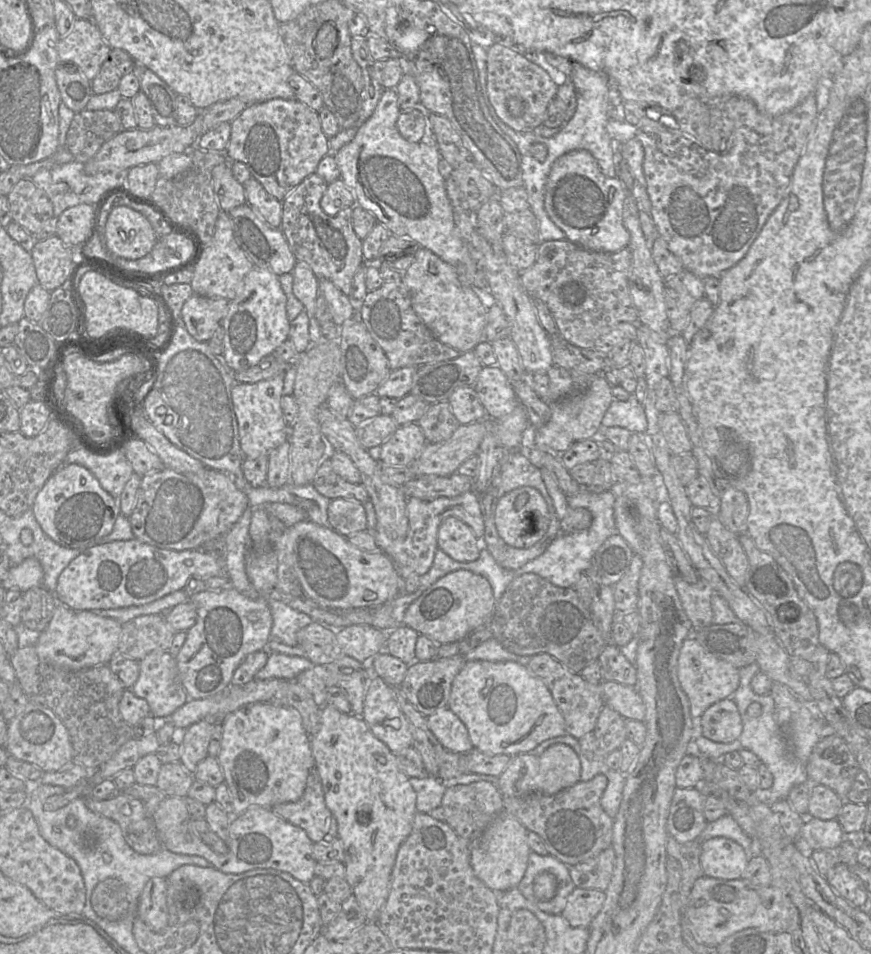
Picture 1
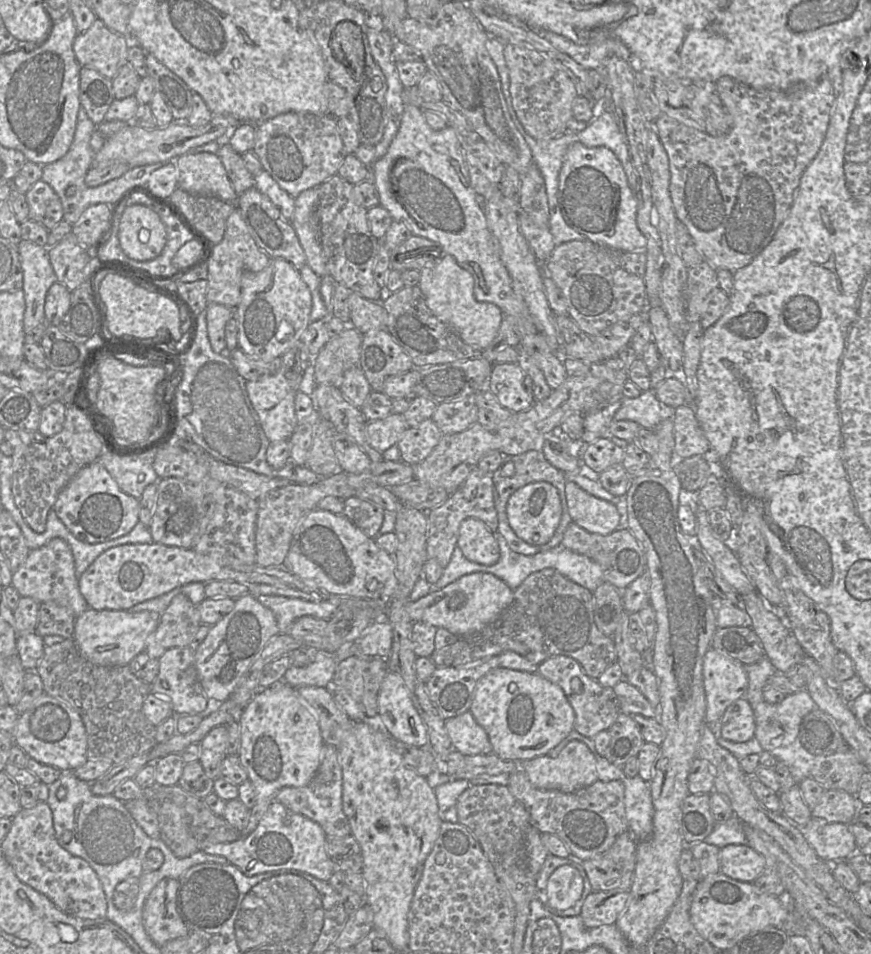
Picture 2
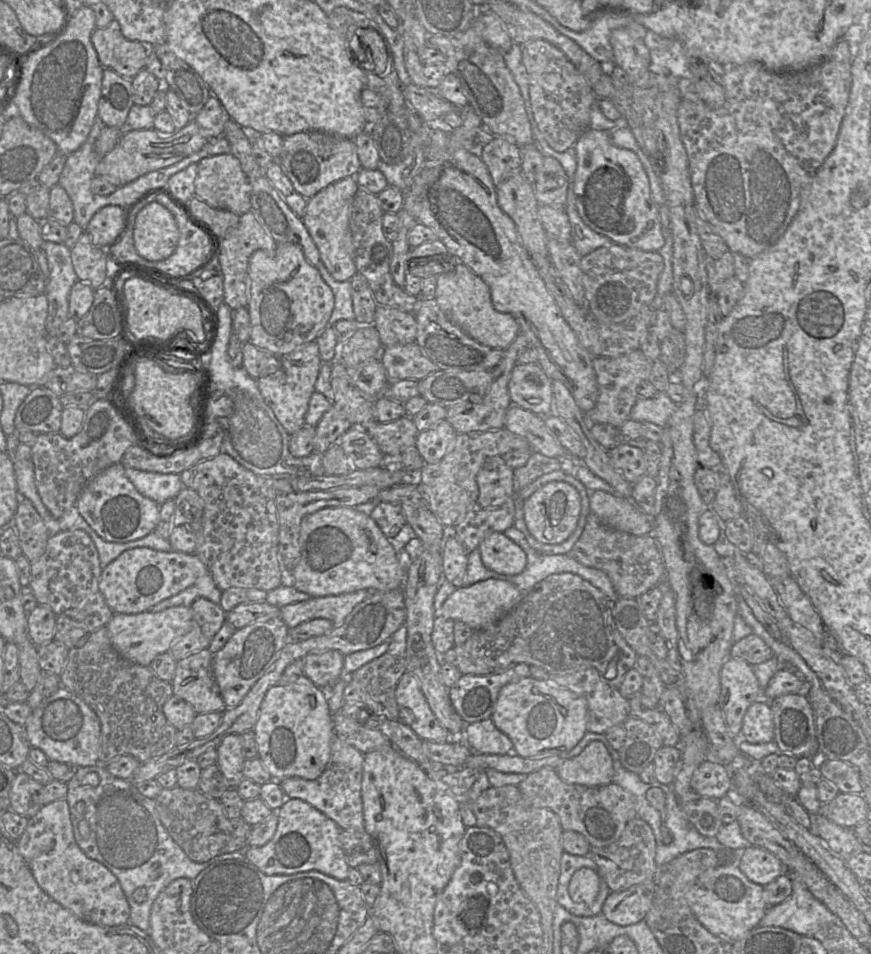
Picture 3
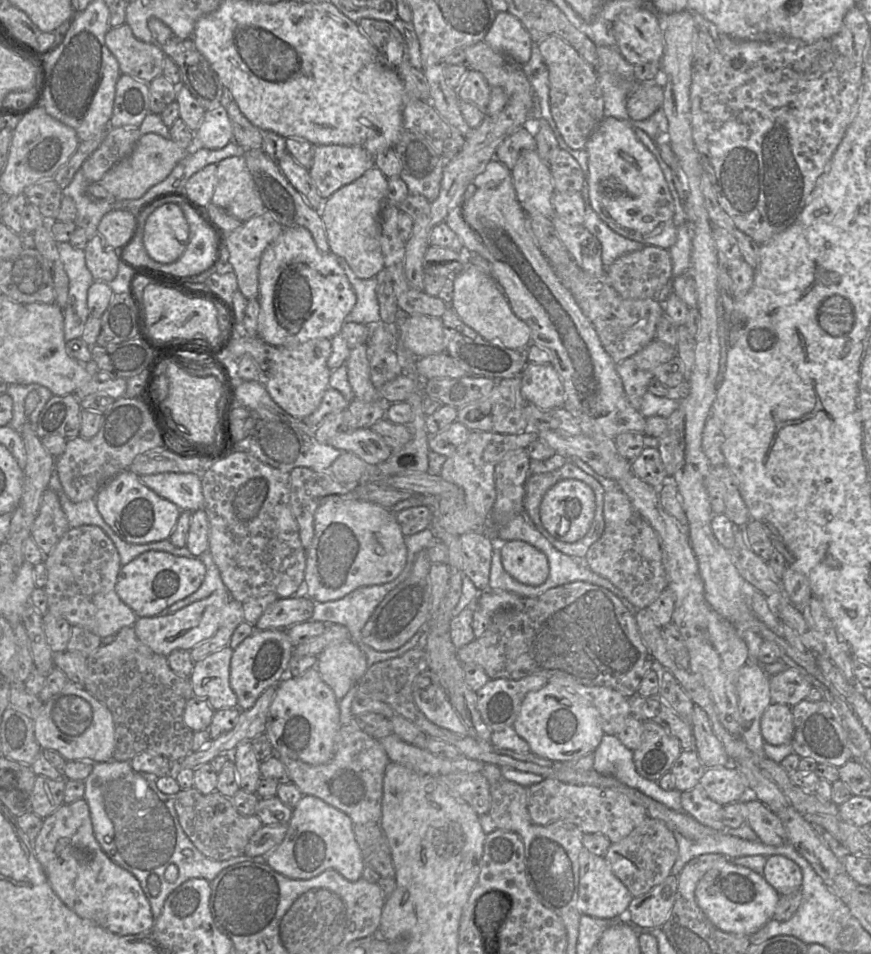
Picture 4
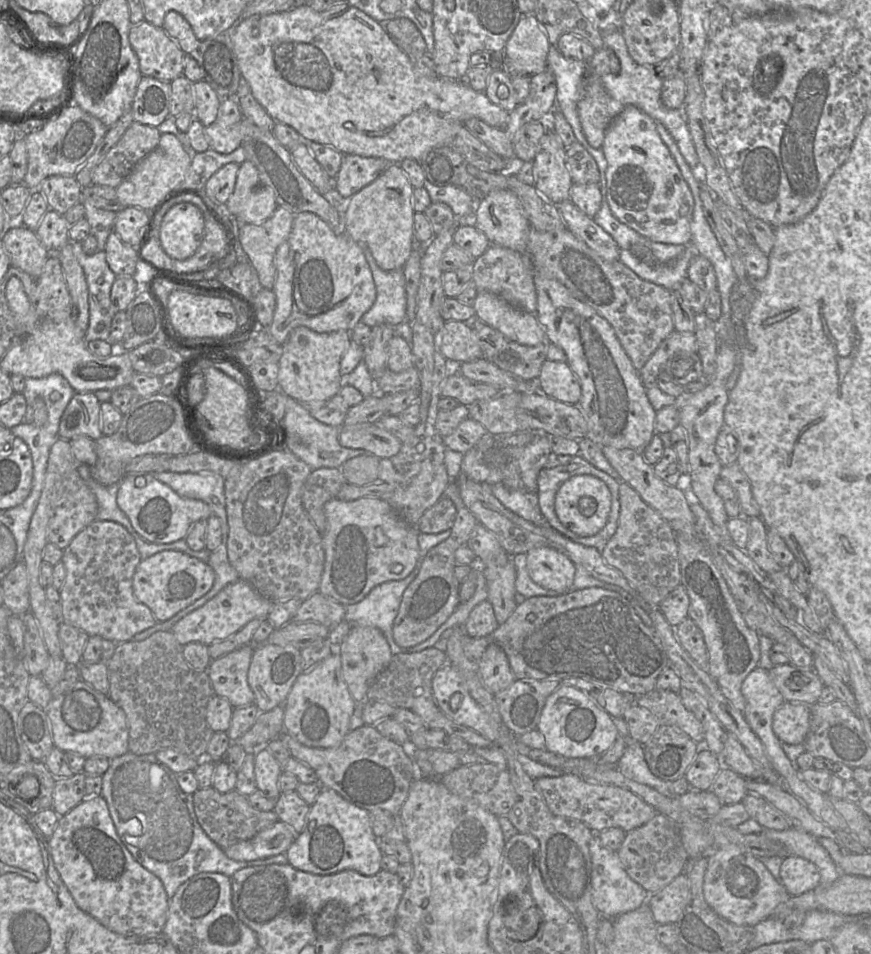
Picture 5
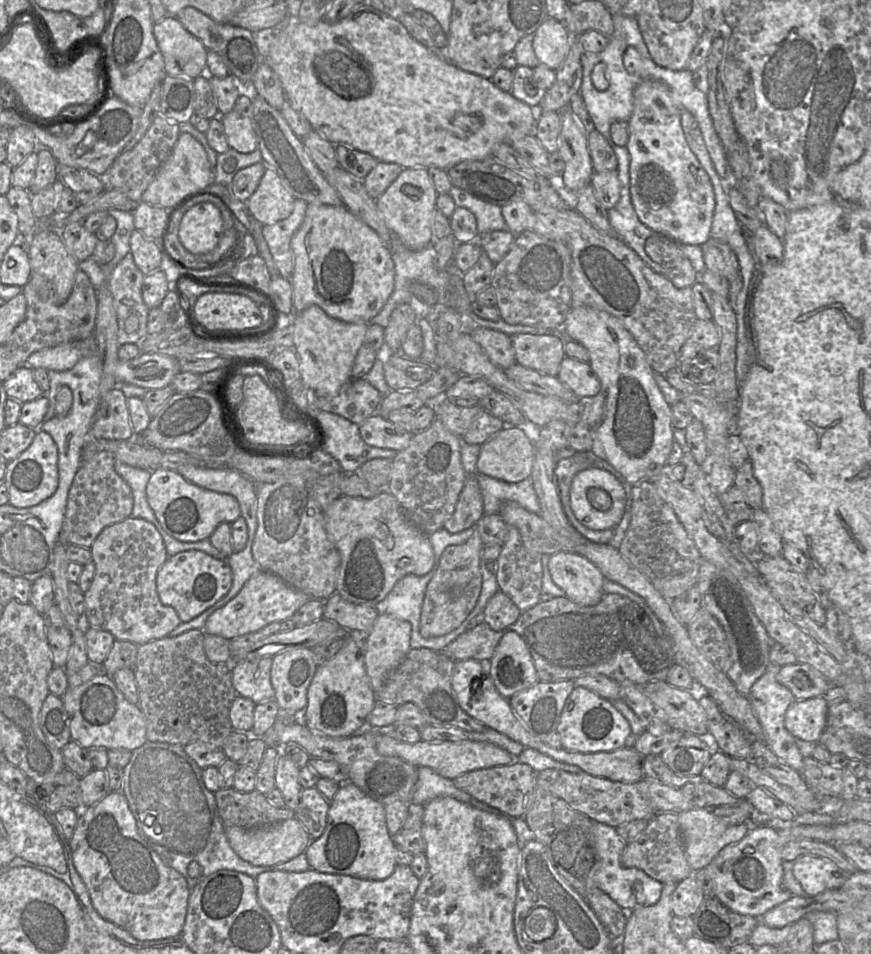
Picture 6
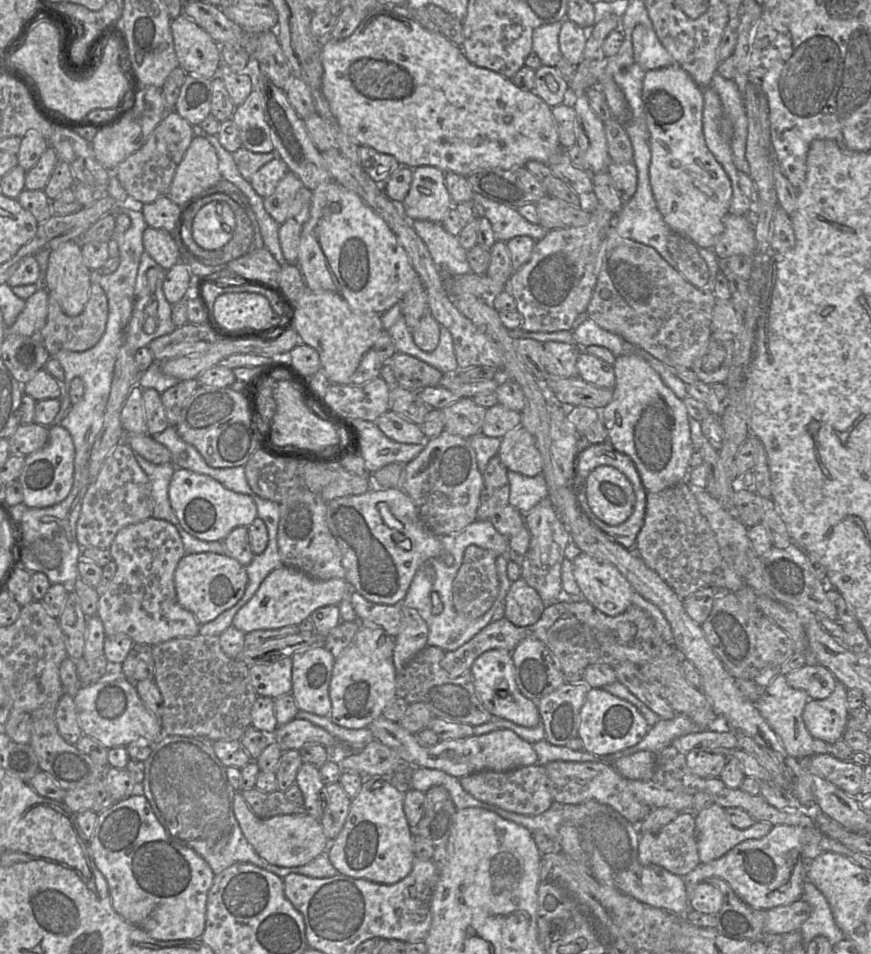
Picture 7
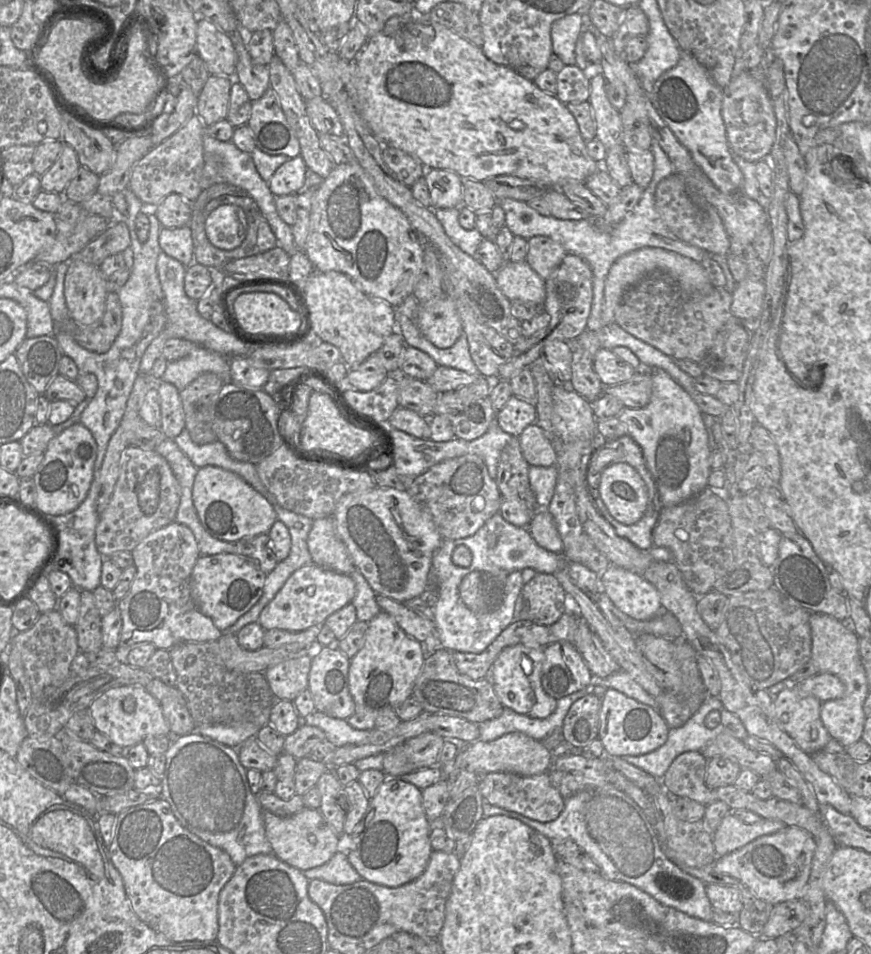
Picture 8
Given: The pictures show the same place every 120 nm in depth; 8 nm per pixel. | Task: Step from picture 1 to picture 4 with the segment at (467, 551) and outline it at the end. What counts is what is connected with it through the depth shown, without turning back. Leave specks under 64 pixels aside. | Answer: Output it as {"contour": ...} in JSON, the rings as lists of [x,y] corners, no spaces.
{"contour":[[[520,540],[499,541],[496,547],[503,568],[517,581],[539,586],[548,579],[548,559],[536,547]]]}

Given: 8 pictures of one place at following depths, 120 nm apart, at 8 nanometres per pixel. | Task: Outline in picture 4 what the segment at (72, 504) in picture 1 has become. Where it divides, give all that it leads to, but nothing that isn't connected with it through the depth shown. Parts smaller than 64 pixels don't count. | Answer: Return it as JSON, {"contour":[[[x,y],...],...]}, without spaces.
{"contour":[[[129,469],[110,479],[95,495],[96,506],[105,523],[124,541],[145,544],[166,540],[182,510],[145,486]]]}

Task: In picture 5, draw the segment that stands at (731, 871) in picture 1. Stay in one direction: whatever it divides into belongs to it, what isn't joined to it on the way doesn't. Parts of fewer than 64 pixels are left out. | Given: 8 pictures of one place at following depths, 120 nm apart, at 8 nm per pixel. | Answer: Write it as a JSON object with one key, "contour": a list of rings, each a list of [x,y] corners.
{"contour":[[[787,855],[782,859],[778,879],[790,896],[798,896],[819,886],[820,872],[809,860]]]}

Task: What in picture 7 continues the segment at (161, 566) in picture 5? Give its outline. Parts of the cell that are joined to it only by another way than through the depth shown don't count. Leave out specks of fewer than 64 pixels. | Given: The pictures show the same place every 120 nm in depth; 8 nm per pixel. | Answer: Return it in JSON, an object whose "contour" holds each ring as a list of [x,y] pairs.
{"contour":[[[210,552],[185,555],[174,573],[179,604],[190,611],[200,624],[210,622],[232,608],[242,598],[247,582],[245,566],[234,558]]]}

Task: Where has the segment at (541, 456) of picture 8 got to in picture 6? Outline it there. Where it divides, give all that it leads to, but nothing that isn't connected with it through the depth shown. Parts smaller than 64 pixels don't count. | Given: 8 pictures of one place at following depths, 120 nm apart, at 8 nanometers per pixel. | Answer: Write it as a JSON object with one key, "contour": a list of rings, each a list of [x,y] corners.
{"contour":[[[505,426],[483,445],[477,459],[477,474],[509,483],[531,476],[535,462],[534,439],[523,427]]]}

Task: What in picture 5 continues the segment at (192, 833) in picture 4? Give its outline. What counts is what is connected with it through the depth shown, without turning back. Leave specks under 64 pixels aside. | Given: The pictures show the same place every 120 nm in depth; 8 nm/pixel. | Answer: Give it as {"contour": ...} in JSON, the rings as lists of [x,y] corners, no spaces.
{"contour":[[[213,787],[199,788],[191,797],[199,825],[207,836],[223,850],[238,842],[251,839],[278,822],[278,816],[273,810],[256,809],[249,803],[247,796],[236,791],[221,793]]]}

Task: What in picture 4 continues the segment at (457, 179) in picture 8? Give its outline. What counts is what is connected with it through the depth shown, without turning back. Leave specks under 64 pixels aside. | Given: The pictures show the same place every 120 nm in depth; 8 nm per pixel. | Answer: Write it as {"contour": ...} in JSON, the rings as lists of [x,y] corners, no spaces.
{"contour":[[[376,167],[322,201],[320,210],[327,233],[329,251],[340,257],[359,278],[374,278],[383,271],[380,245],[380,214],[387,199],[389,179]]]}

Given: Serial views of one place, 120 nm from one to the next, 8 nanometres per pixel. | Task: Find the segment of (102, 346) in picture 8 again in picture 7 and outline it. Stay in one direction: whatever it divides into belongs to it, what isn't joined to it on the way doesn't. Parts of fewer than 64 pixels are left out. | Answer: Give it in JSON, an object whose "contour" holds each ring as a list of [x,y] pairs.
{"contour":[[[92,282],[90,286],[89,299],[81,314],[68,316],[58,305],[52,293],[48,293],[48,313],[45,326],[31,335],[31,337],[42,343],[51,355],[59,351],[82,352],[94,347],[102,338],[107,324],[109,307],[108,299],[98,282]]]}

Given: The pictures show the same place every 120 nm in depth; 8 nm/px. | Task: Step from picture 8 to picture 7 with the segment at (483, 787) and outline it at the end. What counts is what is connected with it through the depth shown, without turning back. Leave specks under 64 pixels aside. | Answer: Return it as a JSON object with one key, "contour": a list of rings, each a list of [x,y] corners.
{"contour":[[[535,764],[506,771],[482,771],[461,778],[462,788],[479,801],[509,812],[537,816],[554,803],[544,766]]]}

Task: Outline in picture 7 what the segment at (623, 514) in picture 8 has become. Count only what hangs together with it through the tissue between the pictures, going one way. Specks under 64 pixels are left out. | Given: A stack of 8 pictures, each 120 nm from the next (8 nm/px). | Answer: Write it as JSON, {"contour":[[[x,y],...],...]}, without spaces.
{"contour":[[[600,466],[590,471],[585,481],[584,495],[593,514],[611,526],[622,524],[634,511],[633,485],[612,466]]]}

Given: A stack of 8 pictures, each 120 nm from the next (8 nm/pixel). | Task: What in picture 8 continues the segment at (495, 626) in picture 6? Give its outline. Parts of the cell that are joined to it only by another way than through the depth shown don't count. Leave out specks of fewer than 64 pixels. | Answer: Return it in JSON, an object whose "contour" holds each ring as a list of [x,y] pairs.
{"contour":[[[539,573],[522,587],[519,620],[550,625],[569,611],[567,606],[566,593],[555,575]]]}

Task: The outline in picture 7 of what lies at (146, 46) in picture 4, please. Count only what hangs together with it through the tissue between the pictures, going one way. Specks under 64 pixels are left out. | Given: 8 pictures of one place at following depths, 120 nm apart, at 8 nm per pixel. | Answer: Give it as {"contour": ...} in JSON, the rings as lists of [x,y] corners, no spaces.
{"contour":[[[183,14],[172,19],[171,32],[180,68],[209,79],[220,74],[221,46],[208,32]]]}

